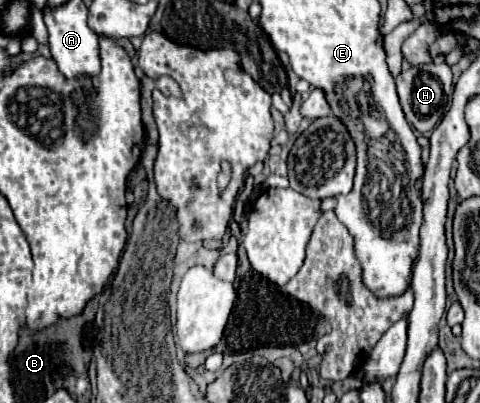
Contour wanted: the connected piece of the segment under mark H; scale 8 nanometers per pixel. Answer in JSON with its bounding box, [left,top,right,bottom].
[396,63,454,131]

